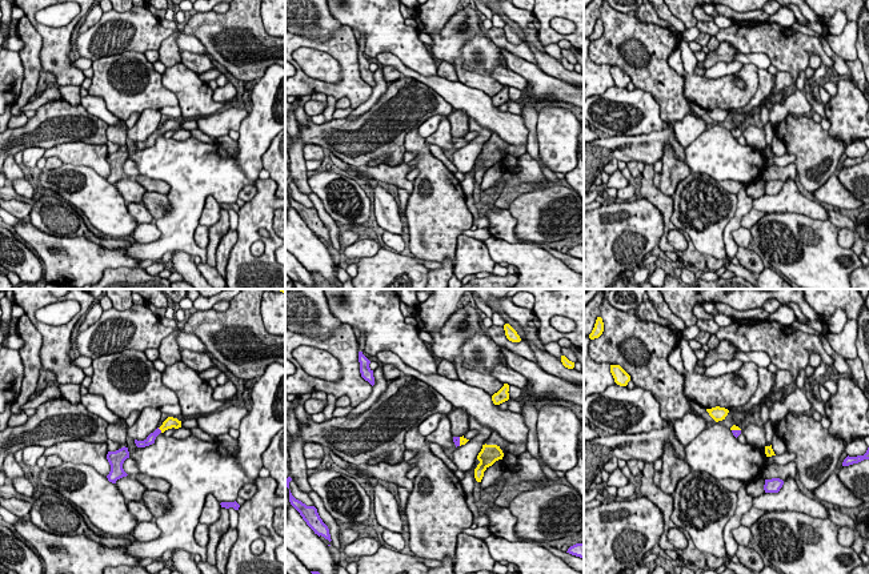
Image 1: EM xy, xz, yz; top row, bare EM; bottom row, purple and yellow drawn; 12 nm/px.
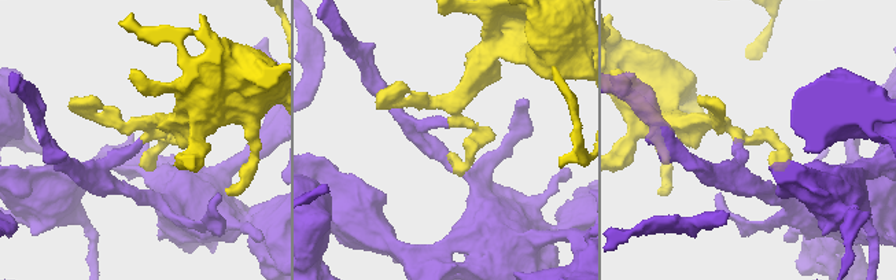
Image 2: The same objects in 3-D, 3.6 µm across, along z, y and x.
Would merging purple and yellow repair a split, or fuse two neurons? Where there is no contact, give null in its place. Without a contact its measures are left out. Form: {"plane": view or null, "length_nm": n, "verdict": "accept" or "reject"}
{"plane": "xy", "length_nm": 80, "verdict": "accept"}

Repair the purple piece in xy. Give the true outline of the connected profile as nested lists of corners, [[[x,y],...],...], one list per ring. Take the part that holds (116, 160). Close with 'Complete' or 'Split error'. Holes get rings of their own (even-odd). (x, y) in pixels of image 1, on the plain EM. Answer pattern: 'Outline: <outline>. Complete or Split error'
Outline: [[[125,148],[116,153],[108,153],[107,161],[111,166],[111,173],[107,180],[109,184],[116,185],[117,181],[128,177],[123,170],[123,165],[127,160],[129,160],[129,153]]]. Complete

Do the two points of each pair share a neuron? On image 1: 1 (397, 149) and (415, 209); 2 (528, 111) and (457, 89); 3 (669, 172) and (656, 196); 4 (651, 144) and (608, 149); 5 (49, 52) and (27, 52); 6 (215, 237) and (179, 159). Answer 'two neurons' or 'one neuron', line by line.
1: two neurons
2: two neurons
3: two neurons
4: one neuron
5: two neurons
6: two neurons

